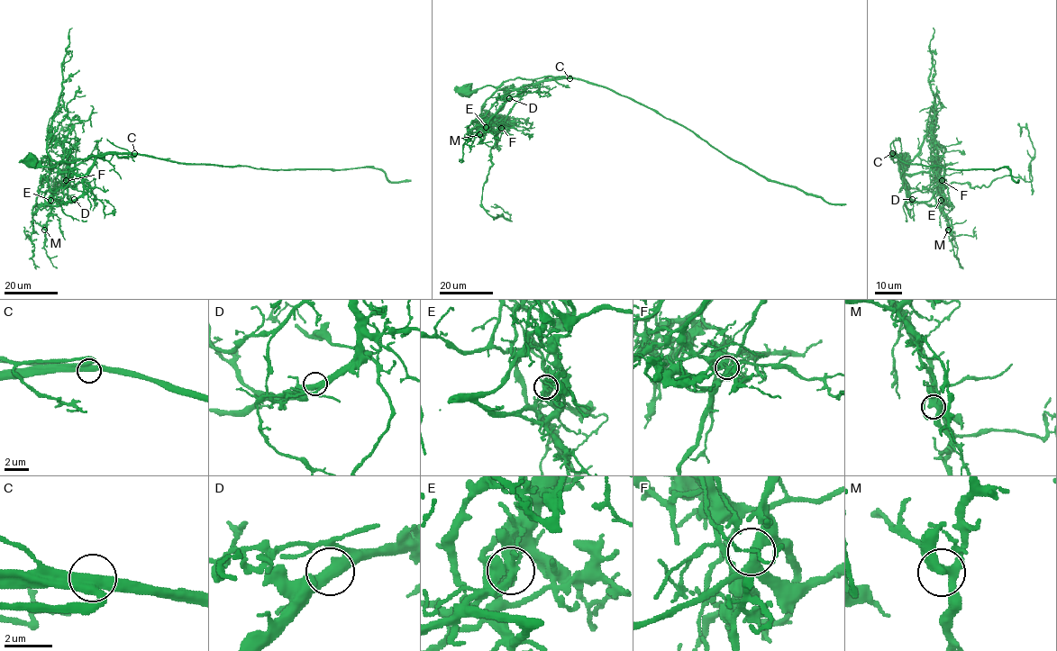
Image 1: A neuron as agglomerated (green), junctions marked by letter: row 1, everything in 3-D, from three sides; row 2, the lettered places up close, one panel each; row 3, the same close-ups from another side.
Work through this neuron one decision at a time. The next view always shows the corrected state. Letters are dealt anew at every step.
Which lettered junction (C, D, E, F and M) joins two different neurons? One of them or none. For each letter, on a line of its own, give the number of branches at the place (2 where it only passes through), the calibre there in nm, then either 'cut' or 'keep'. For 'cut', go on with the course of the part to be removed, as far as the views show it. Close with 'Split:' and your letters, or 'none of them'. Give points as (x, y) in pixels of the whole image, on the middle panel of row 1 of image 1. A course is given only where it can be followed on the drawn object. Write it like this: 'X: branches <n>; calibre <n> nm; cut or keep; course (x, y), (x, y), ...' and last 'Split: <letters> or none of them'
C: branches 3; calibre 420 nm; keep
D: branches 3; calibre 400 nm; keep
E: branches 3; calibre 380 nm; cut; course (486, 127), (484, 130), (496, 134), (481, 206), (496, 218), (511, 221), (511, 215), (491, 206)
F: branches 3; calibre 360 nm; keep
M: branches 3; calibre 400 nm; keep
Split: E

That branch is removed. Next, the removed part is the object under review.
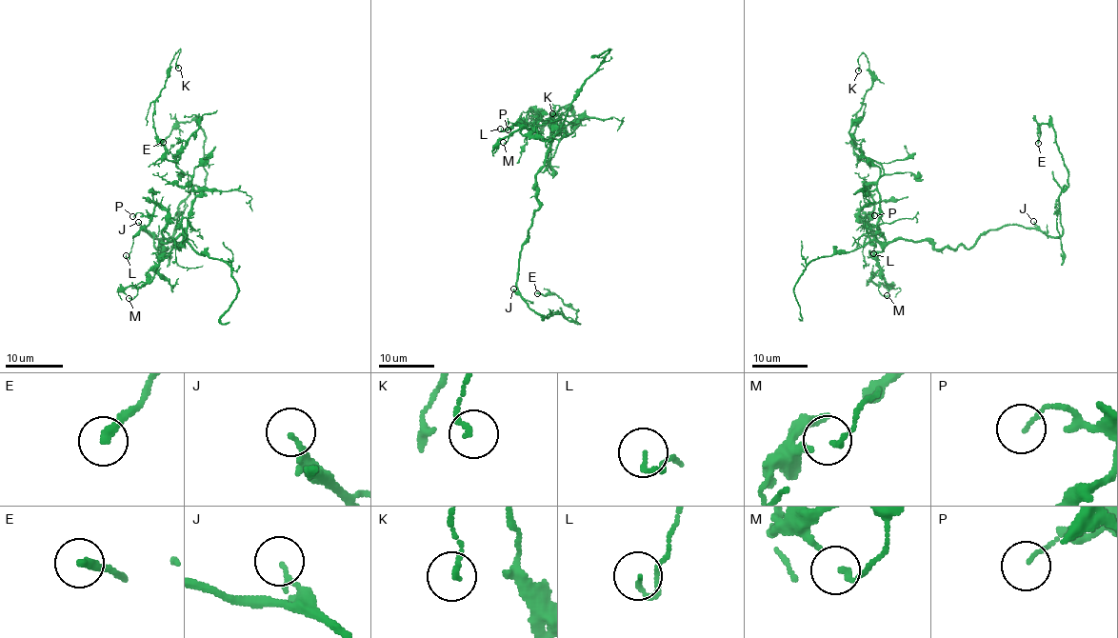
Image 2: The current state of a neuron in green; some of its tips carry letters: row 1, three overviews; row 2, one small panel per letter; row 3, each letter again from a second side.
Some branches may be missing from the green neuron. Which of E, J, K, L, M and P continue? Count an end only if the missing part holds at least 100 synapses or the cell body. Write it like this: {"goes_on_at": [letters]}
{"goes_on_at": []}

